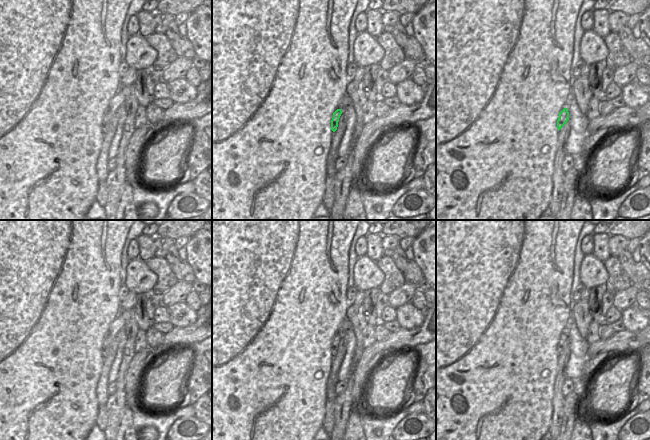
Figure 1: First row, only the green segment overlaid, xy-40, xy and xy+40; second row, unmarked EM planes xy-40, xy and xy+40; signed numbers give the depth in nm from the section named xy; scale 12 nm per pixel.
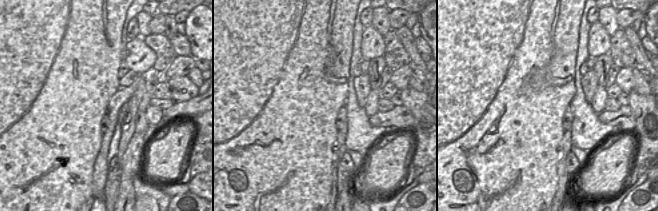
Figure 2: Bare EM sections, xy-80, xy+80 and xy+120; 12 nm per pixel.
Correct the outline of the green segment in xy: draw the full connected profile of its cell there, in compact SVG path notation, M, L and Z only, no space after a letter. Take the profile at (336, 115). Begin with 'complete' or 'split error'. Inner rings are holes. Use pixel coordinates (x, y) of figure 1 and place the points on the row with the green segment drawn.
complete; M337 109L333 113L333 118L331 120L331 130L333 132L335 132L337 130L338 122L339 122L339 118L340 118L341 114L342 114L342 110L341 109Z

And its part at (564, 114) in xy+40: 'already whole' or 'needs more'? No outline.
already whole

